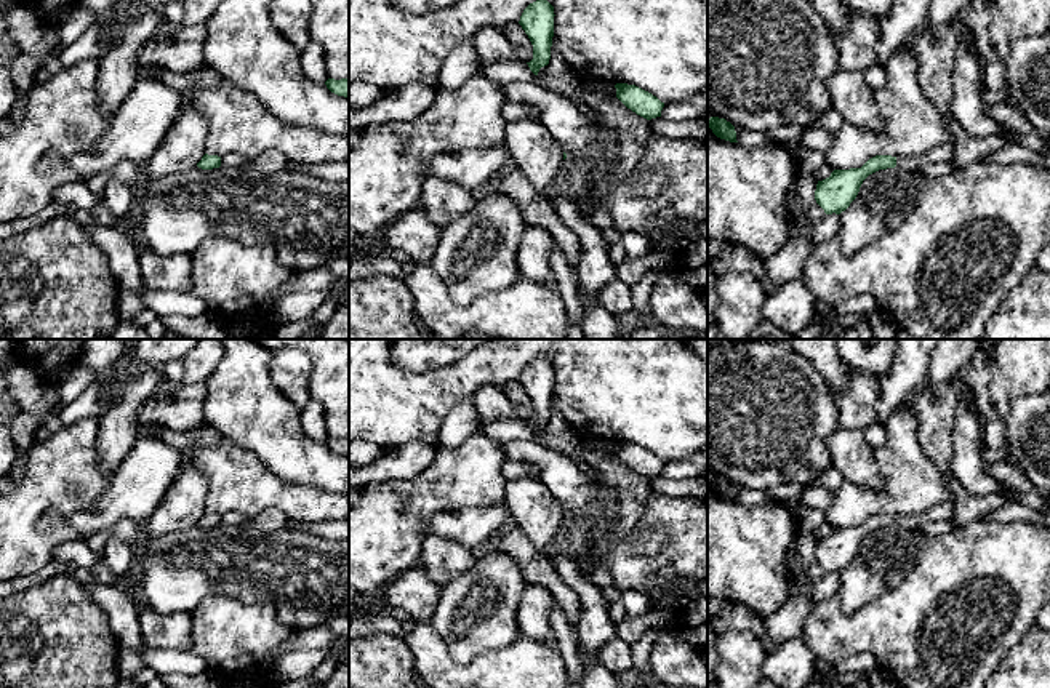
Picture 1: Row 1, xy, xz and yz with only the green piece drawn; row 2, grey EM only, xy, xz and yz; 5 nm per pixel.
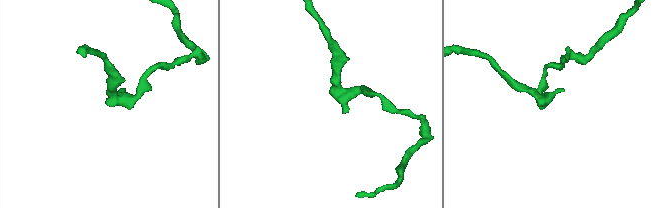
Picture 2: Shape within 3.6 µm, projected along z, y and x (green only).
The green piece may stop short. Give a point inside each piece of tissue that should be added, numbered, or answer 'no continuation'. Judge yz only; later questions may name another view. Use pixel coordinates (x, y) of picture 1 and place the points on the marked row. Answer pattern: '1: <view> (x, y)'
1: yz (943, 152)

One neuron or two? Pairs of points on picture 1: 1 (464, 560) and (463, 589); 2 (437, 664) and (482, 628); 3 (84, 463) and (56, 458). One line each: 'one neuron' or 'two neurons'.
1: two neurons
2: two neurons
3: one neuron

